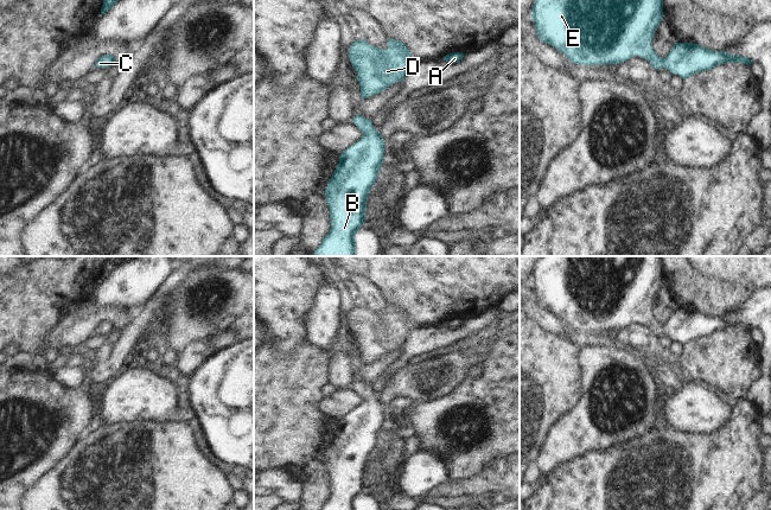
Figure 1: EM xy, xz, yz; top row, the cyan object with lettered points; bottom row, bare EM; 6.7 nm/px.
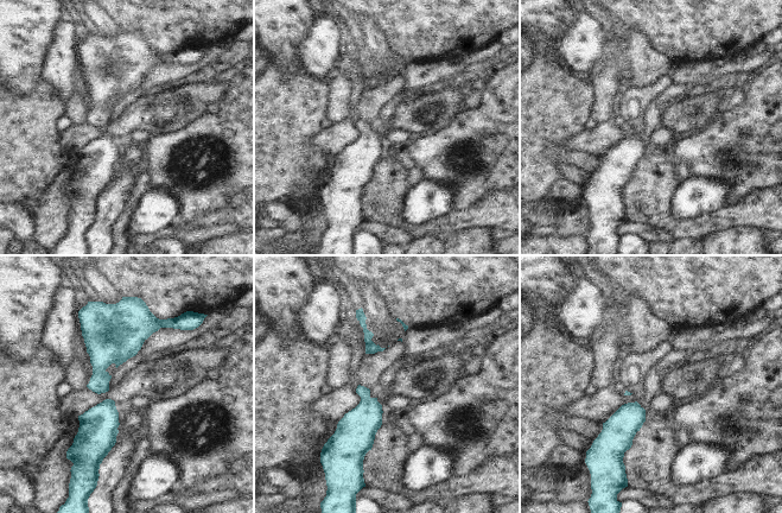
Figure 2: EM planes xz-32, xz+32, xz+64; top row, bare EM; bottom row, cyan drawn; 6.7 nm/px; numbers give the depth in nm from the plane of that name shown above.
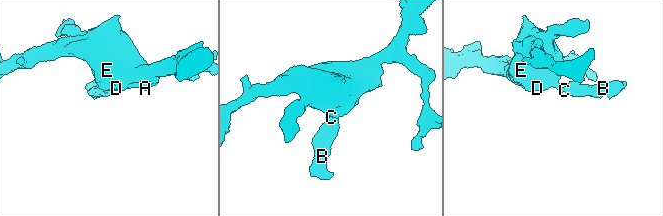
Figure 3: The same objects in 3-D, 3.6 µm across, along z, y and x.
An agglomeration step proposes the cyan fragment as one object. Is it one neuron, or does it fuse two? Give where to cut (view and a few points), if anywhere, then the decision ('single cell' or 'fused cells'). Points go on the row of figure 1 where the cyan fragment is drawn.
cut none; single cell

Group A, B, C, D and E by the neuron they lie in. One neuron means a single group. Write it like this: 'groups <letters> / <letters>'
groups A B C D E

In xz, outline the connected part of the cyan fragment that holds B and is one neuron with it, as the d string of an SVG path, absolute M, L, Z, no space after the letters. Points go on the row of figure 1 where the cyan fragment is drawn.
M356 115L352 122L363 136L339 155L337 165L325 190L330 206L331 230L323 238L314 256L356 256L356 232L365 223L367 202L370 189L375 185L384 159L384 140L372 126L372 121Z

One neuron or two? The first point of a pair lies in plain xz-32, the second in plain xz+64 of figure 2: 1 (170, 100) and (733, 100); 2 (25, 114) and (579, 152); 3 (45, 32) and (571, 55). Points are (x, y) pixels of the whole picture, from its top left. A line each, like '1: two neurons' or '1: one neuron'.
1: two neurons
2: two neurons
3: two neurons

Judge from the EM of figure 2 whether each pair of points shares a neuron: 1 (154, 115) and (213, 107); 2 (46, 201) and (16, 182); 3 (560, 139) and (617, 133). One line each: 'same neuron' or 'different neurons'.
1: different neurons
2: same neuron
3: different neurons

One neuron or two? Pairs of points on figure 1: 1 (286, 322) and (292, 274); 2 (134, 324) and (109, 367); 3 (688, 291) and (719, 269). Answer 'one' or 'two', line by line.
1: one
2: one
3: two

